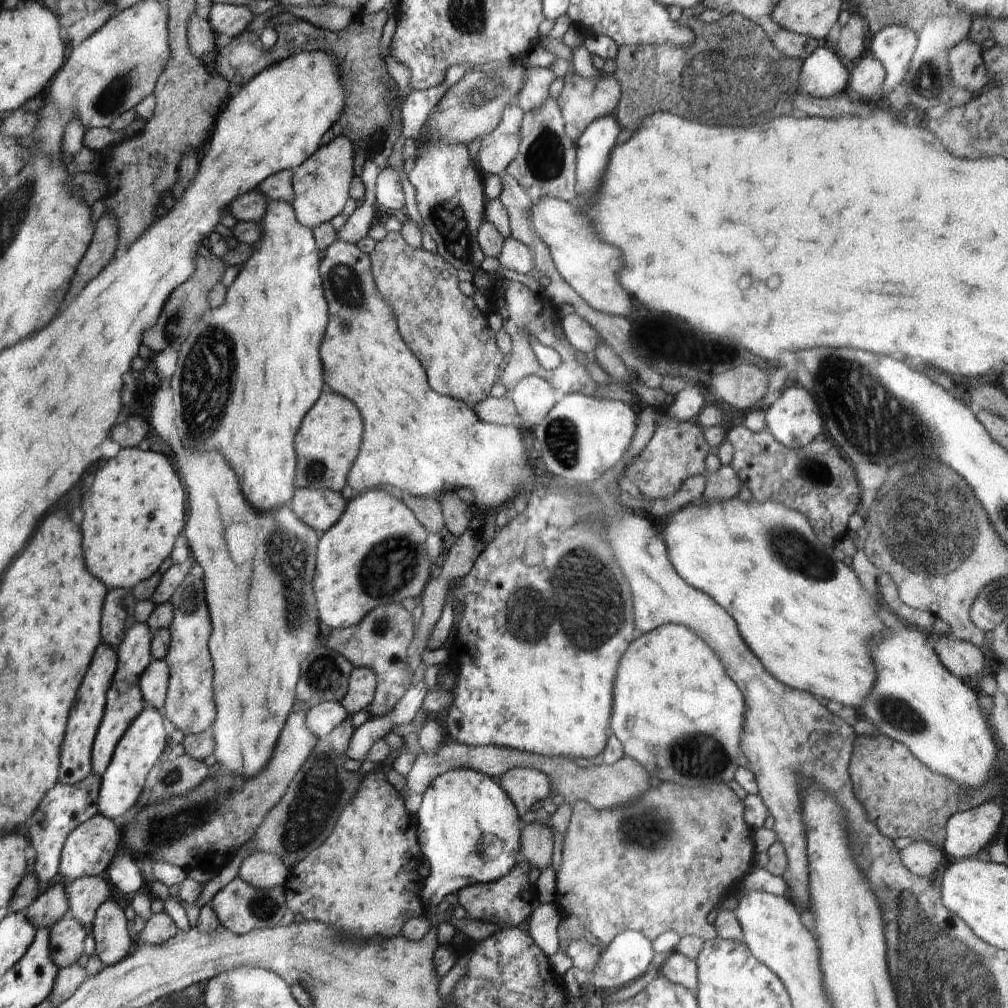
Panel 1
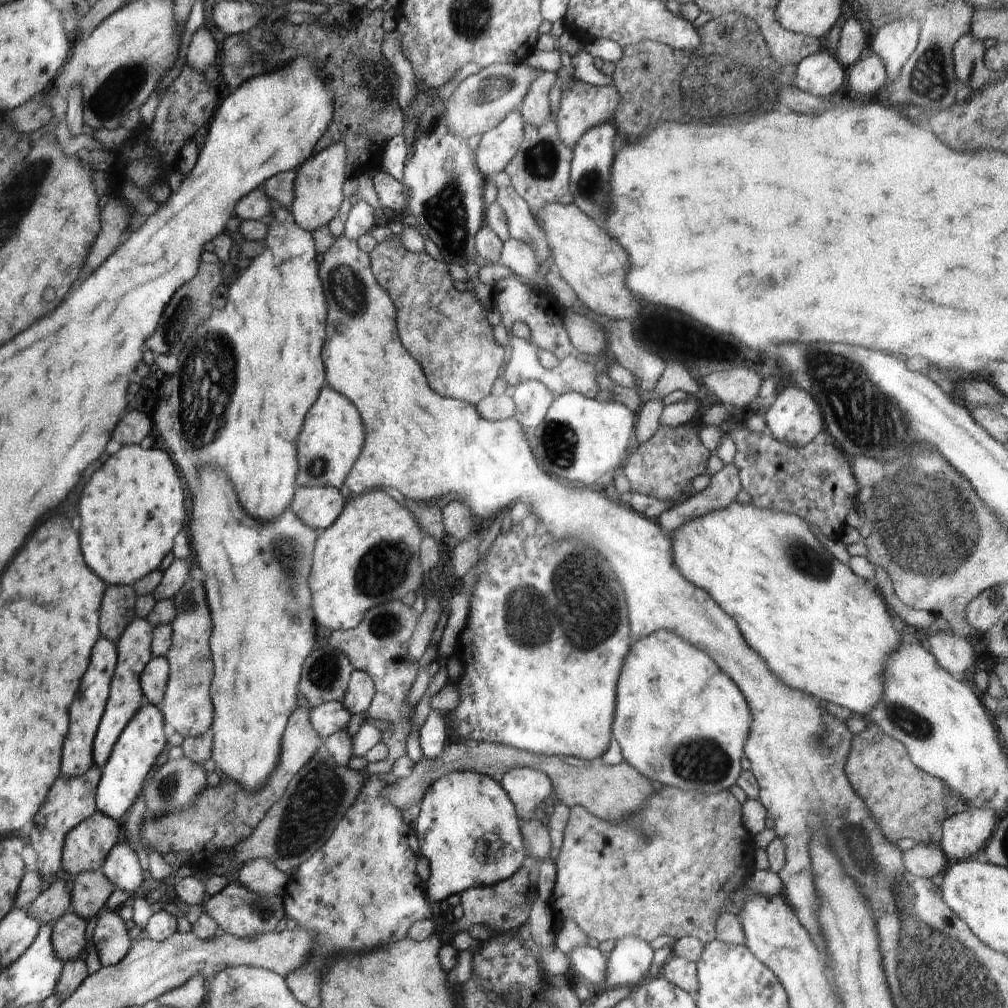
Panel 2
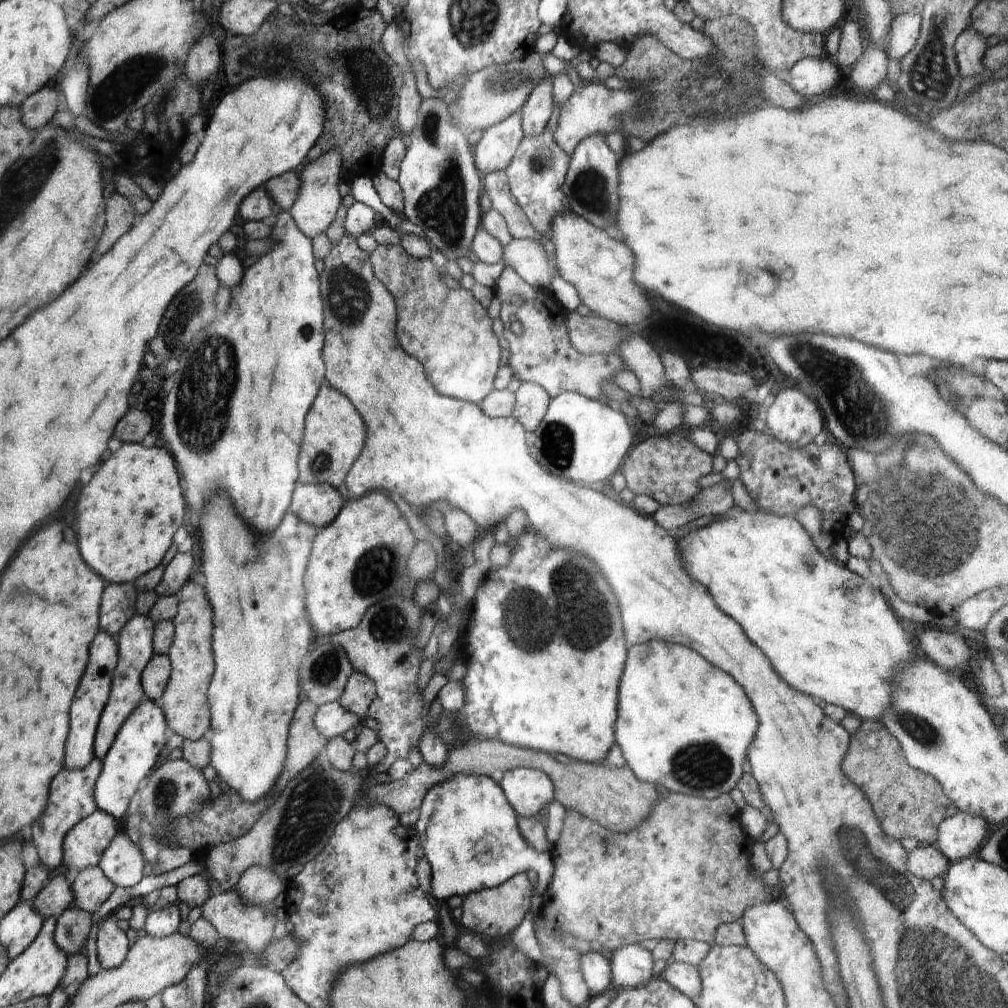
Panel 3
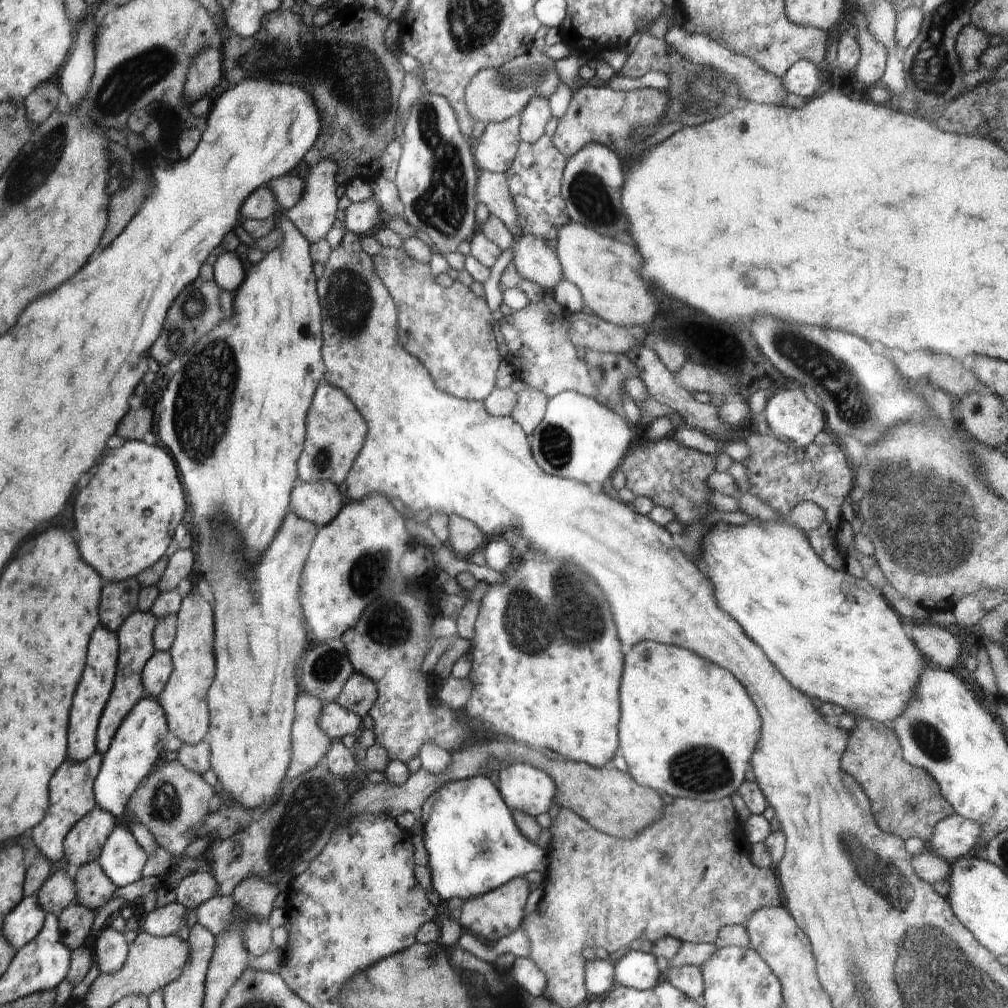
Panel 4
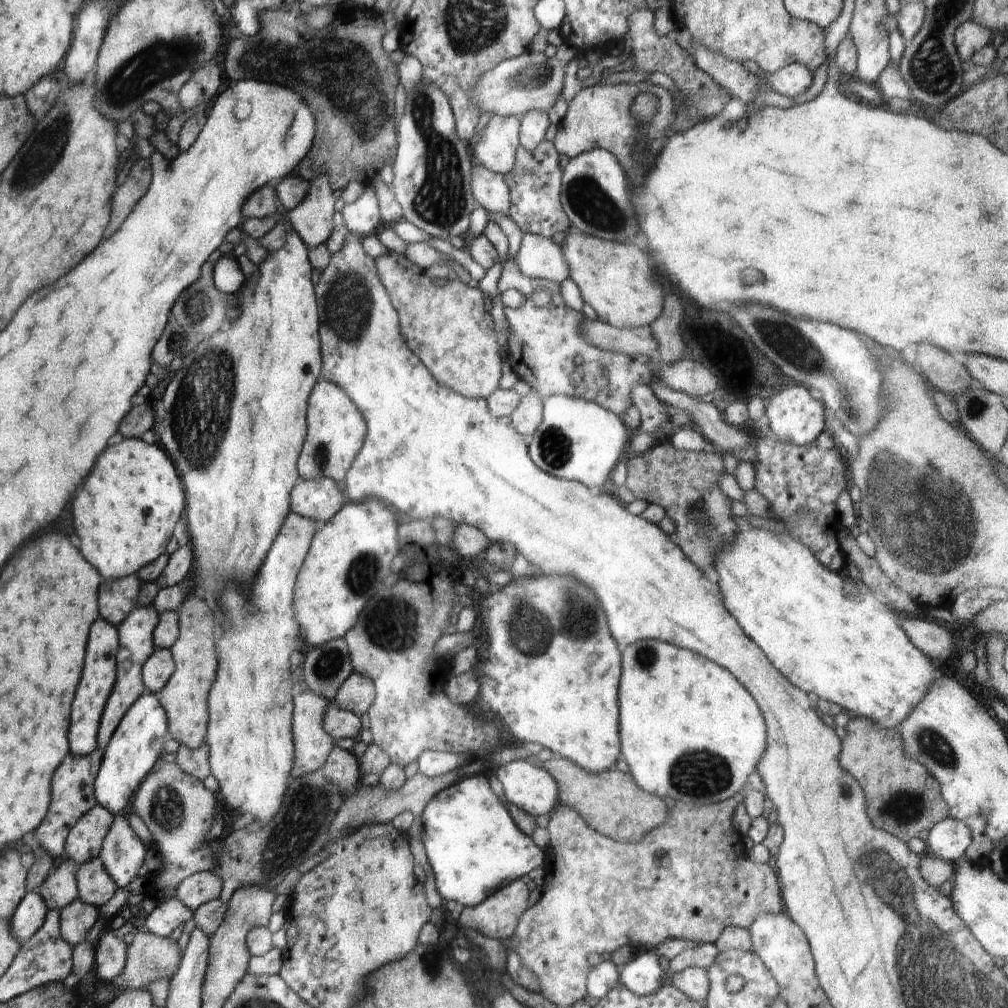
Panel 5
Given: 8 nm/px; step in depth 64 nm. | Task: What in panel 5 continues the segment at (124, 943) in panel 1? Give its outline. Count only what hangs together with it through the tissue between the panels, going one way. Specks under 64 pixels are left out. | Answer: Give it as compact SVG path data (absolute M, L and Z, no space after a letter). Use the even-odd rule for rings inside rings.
M110 930L96 945L94 970L98 981L110 984L121 975L126 961L126 943Z

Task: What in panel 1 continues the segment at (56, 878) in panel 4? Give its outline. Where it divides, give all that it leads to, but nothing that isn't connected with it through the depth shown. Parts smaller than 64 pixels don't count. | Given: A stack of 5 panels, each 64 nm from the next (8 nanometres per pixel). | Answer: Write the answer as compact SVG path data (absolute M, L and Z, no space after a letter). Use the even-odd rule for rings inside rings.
M58 884L48 886L36 900L26 909L25 917L39 928L51 929L69 909L66 886Z

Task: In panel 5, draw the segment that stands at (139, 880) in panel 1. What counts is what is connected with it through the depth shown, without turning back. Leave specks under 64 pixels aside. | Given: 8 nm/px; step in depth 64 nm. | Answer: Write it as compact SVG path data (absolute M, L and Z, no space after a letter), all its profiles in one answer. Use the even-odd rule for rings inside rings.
M114 815L113 826L104 840L100 857L118 888L124 888L138 877L146 858L144 846L129 822L120 815Z

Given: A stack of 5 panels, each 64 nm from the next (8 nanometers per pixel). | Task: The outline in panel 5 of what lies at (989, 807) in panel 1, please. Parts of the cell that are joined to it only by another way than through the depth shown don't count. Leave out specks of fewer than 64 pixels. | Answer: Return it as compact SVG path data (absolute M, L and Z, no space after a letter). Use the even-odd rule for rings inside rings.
M946 817L935 824L926 837L928 852L932 855L955 864L963 858L966 849L972 842L970 827L954 817Z

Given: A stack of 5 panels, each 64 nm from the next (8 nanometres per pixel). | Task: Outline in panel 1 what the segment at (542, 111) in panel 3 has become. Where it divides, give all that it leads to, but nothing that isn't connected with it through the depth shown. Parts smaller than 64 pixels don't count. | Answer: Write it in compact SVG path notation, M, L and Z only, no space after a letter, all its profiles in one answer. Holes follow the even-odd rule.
M531 66L526 68L526 76L521 91L517 94L518 106L528 112L542 106L548 98L548 88L556 78L550 68Z

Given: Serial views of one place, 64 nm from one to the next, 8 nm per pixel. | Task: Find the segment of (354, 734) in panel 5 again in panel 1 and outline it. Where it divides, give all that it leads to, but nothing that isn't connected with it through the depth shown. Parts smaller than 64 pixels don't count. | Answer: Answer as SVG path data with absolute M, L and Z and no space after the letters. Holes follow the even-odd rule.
M322 701L310 707L306 715L308 730L319 739L328 738L330 732L336 728L349 714L338 701Z

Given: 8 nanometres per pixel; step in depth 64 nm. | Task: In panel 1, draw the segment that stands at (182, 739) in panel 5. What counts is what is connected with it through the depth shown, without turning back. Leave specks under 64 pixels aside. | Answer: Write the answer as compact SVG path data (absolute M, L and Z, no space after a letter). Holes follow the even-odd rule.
M194 566L190 574L182 580L170 597L173 608L173 621L170 623L171 643L165 661L169 668L169 685L165 700L166 721L186 735L201 733L214 722L216 706L212 696L212 660L208 652L210 618L204 598L202 570Z

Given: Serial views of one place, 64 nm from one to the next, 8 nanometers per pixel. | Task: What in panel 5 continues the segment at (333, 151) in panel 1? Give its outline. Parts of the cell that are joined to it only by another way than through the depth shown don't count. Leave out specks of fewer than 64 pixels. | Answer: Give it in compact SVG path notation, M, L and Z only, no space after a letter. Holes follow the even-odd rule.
M318 175L309 182L309 189L291 211L282 213L307 247L315 247L328 240L333 229L335 199L326 175Z

